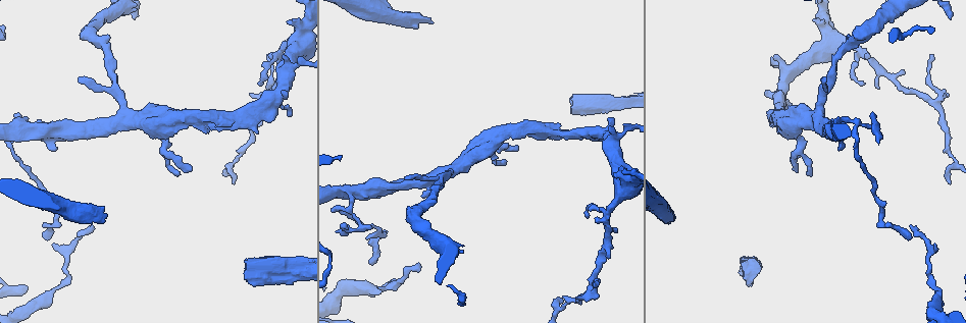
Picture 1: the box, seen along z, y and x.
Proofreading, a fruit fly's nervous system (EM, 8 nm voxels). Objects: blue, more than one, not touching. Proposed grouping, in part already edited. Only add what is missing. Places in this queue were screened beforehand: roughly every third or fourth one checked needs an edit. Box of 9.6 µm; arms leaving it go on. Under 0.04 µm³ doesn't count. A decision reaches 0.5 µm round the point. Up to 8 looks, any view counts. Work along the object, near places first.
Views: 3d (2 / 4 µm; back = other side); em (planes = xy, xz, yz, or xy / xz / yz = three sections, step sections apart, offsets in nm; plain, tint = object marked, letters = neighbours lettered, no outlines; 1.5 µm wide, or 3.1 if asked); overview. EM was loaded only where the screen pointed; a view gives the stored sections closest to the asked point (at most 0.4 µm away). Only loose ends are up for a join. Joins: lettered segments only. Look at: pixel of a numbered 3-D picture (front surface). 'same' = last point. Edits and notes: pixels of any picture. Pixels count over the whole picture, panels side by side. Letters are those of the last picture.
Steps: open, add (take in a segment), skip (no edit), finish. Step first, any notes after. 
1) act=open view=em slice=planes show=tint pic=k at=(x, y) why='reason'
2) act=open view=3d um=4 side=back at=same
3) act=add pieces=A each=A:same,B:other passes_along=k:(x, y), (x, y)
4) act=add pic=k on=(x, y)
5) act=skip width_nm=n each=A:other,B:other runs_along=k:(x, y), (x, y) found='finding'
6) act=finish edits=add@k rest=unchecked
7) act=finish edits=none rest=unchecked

act=open view=3d um=4 pic=1 at=(933, 55) why='free end'

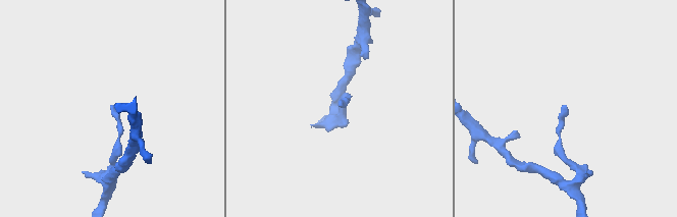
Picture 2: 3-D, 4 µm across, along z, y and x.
act=open view=em slice=planes show=letters pic=2 at=(566, 105)

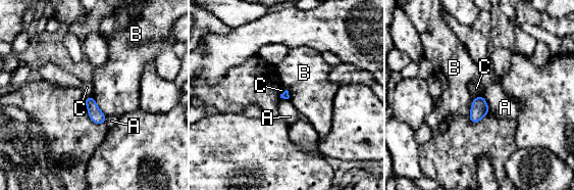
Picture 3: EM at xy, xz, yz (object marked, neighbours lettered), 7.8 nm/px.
act=skip each=A:other,B:other,C:other border=3:(92, 95), (85, 97) found='no lettered segment goes on from it'

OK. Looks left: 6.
act=open view=3d um=2 pic=1 at=(559, 300) why='thin end'

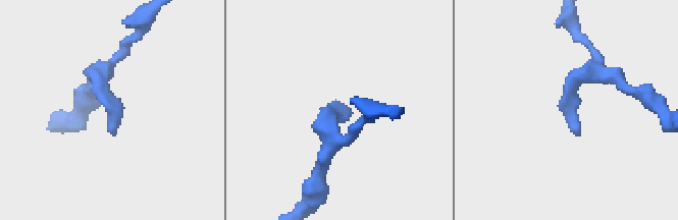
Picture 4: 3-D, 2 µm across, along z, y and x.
act=open view=em slice=planes show=letters pic=4 at=(580, 133) why='shape alone is not enough'

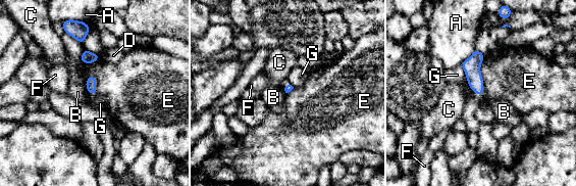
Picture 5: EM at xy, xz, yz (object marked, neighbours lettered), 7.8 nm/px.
act=skip each=A:other,B:other,C:other,D:other,E:other,F:other,G:other border=5:(484, 56), (480, 64), (482, 95) found='no lettered segment goes on from it'

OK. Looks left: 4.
act=open view=em slice=planes show=letters pic=1 at=(283, 57) why='branch stops here'

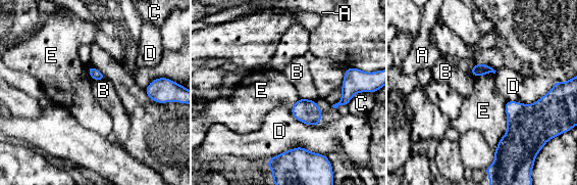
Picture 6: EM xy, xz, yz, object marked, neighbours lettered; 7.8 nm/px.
act=skip longest_contact=D:420nm each=A:other,B:other,C:other,D:other,E:other found='none of them fits'

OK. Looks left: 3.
act=finish edits=none rest=unchecked

